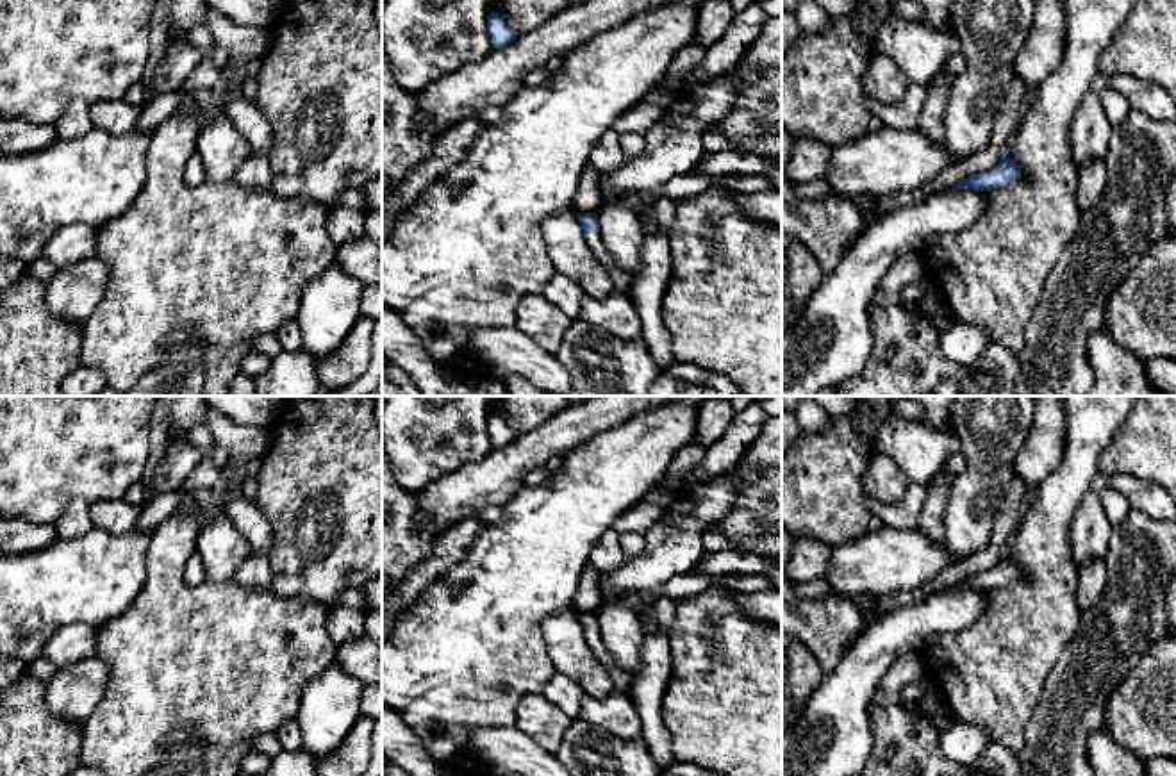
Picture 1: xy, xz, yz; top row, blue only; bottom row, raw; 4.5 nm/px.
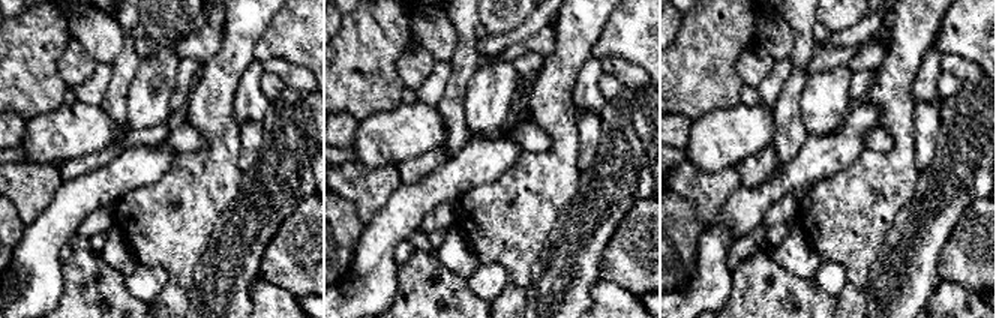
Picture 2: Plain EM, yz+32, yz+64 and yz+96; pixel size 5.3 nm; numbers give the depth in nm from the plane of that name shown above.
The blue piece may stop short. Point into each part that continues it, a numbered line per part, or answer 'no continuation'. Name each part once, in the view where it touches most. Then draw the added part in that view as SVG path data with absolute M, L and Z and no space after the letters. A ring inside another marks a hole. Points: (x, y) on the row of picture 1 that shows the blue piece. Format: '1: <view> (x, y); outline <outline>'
1: xz (623, 282); outline M601 232L585 235L585 243L587 243L589 250L592 252L594 259L610 275L610 278L614 282L614 291L632 298L634 280L628 273L625 273L612 262L610 253L607 252L607 248L603 244Z

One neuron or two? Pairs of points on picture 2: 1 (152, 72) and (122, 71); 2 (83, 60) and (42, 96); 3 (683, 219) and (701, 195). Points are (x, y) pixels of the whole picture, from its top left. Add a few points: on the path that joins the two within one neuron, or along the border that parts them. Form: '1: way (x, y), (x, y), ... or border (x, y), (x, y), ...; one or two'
1: border (141, 57), (129, 84), (125, 104); two
2: border (69, 44), (57, 62), (57, 71), (66, 86); two
3: border (675, 192), (693, 204), (696, 216), (705, 225); two

